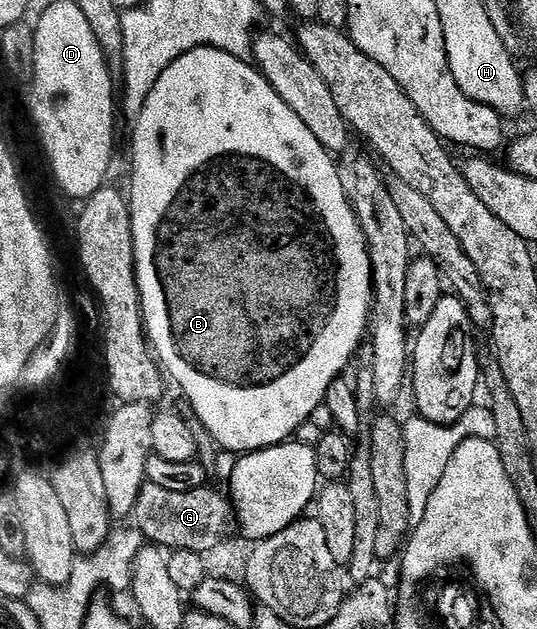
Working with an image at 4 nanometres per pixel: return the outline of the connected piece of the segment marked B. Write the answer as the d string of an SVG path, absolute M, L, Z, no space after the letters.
M195 48L182 58L178 58L169 68L154 82L154 90L146 98L142 106L140 116L134 122L136 128L132 132L132 192L130 191L130 207L132 209L132 241L134 242L134 258L136 259L136 285L140 291L140 311L144 318L146 335L162 365L163 371L176 379L178 387L184 391L184 396L188 399L188 404L193 408L195 419L199 420L205 432L221 449L235 454L247 454L250 452L259 452L261 448L272 448L275 444L283 444L292 436L300 427L307 425L314 410L325 403L330 386L335 380L341 379L345 375L344 371L348 368L348 363L352 360L352 355L360 348L360 342L365 341L366 333L370 328L370 313L372 311L372 263L368 247L364 241L364 235L360 229L360 223L356 220L356 211L352 209L352 203L348 200L348 195L344 192L344 187L340 181L340 169L333 153L328 152L306 130L306 122L278 98L278 94L270 86L270 82L259 70L257 70L247 59L231 56L217 48Z

